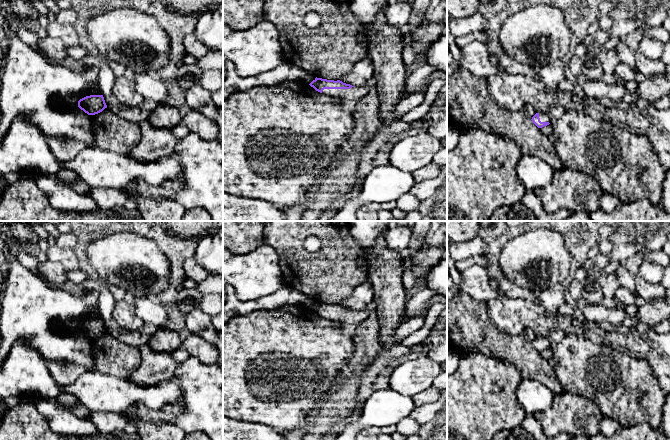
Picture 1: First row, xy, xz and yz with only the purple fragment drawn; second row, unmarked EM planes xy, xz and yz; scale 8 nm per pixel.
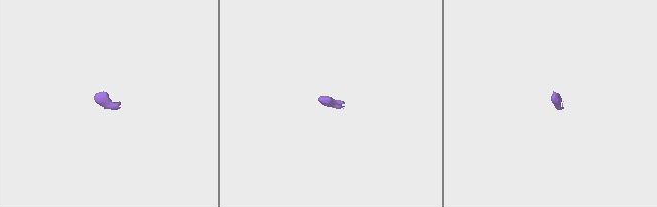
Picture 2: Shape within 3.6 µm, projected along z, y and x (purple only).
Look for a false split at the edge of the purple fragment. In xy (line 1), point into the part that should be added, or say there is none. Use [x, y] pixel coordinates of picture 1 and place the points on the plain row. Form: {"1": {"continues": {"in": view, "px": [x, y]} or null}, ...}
{"1": {"continues": null}}

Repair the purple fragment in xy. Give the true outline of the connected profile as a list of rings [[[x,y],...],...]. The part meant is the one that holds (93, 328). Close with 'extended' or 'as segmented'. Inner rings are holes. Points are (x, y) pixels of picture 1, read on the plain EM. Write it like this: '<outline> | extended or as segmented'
[[[90,319],[80,323],[78,331],[88,339],[95,339],[107,332],[107,329],[103,319]]] | as segmented

